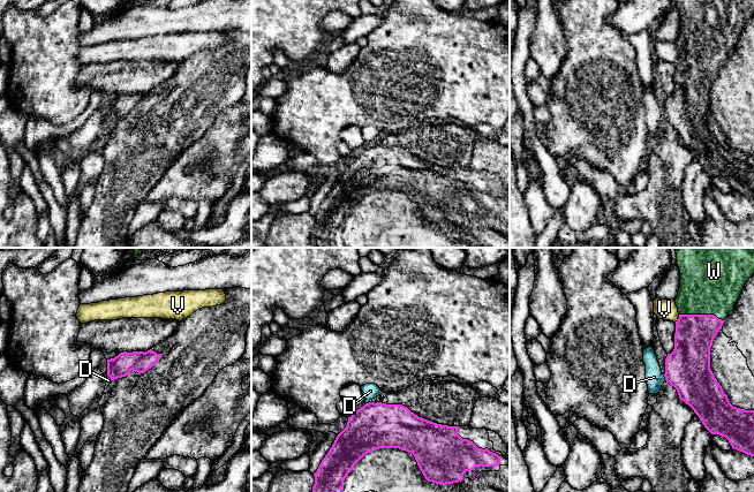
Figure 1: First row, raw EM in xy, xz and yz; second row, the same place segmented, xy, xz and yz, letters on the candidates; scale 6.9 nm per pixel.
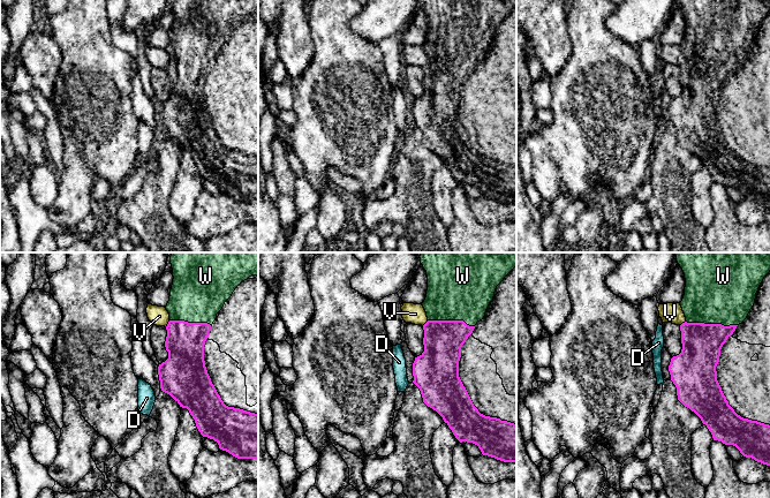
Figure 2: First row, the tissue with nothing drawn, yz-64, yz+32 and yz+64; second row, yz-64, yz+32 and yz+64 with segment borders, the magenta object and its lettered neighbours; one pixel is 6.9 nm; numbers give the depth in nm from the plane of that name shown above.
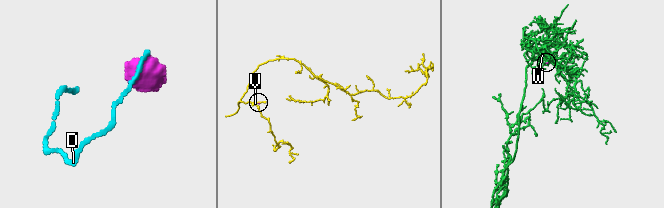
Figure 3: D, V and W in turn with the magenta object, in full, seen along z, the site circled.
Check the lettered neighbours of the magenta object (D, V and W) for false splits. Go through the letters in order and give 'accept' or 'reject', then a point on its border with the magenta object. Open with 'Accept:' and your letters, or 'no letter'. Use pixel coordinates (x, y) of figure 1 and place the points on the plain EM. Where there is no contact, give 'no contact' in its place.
Accept: W
D: reject; contact xz (369, 144)
V: reject; contact yz (678, 60)
W: accept; contact yz (701, 57)

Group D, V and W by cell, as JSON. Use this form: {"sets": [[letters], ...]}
{"sets": [["D"], ["V"], ["W"]]}

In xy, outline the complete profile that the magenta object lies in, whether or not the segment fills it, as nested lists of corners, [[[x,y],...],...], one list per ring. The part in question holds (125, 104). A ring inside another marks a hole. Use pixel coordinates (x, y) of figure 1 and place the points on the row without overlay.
[[[152,91],[148,93],[120,94],[114,100],[107,101],[107,118],[111,122],[126,119],[133,112],[143,115],[151,111],[163,96]]]

